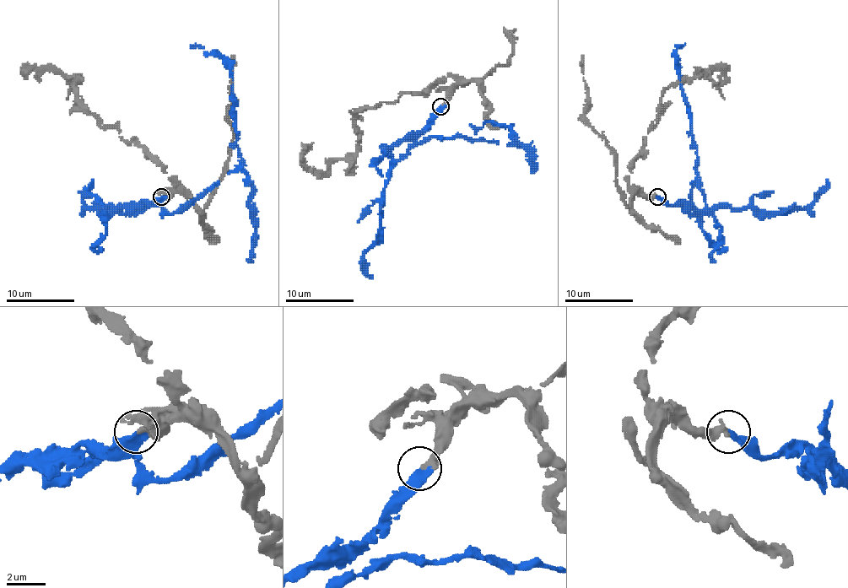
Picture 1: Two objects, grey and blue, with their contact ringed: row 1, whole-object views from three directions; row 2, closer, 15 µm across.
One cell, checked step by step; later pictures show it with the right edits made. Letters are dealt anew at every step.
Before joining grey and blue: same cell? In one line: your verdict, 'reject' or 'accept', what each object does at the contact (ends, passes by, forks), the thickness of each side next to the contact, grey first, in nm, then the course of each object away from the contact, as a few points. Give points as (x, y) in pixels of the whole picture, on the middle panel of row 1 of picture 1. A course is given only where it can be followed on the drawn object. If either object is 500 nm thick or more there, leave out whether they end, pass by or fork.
accept | grey ends | blue ends | 340/420 nm | grey via (440, 107), (456, 81), (451, 76), (357, 112), (355, 151), (325, 171), (305, 163), (303, 153), (313, 142) | blue via (440, 107), (422, 132), (393, 148), (395, 159), (432, 137), (521, 146), (512, 129), (469, 124)

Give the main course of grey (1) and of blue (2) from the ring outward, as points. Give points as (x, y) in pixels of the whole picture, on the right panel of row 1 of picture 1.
1: (658, 196), (632, 187), (630, 162), (656, 123), (663, 93), (722, 68), (694, 67)
2: (658, 196), (670, 204), (710, 211), (695, 211), (688, 204), (688, 213), (697, 148), (675, 46)

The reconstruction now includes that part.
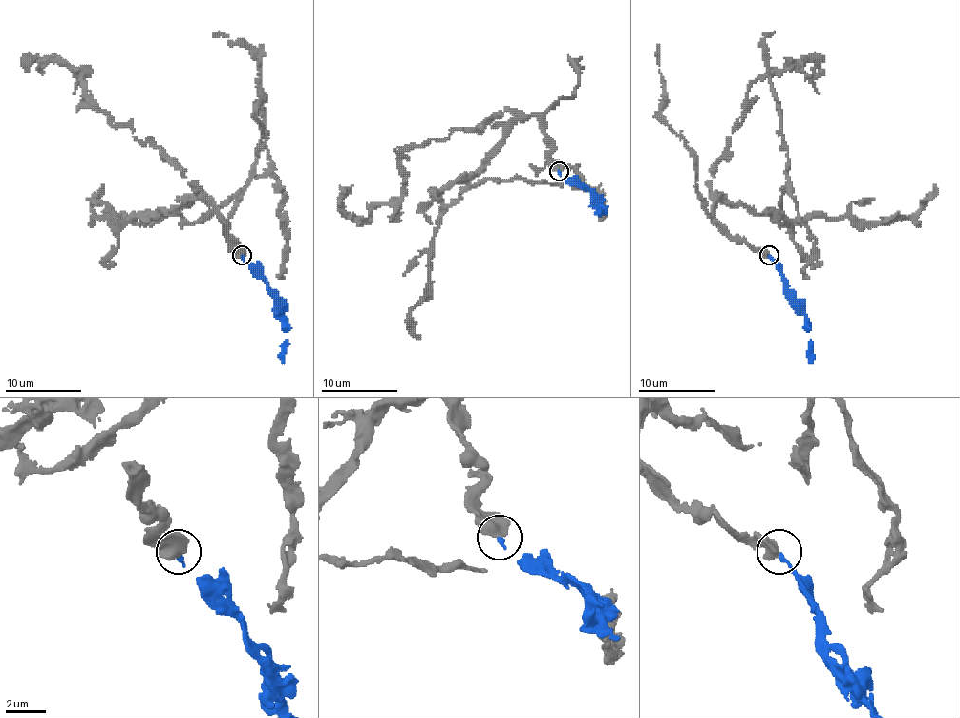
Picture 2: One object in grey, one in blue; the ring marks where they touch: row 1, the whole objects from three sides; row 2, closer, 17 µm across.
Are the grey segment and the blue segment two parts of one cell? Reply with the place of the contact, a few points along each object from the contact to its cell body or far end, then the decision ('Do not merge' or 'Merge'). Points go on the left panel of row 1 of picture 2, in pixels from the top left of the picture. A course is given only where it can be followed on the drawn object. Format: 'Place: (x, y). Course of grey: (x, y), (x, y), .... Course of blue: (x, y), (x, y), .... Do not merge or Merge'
Place: (242, 255). Course of grey: (242, 255), (196, 198), (179, 213), (124, 219), (200, 222), (268, 167), (259, 61), (213, 34). Course of blue: (242, 255), (276, 295), (282, 328), (286, 332), (282, 363). Merge

